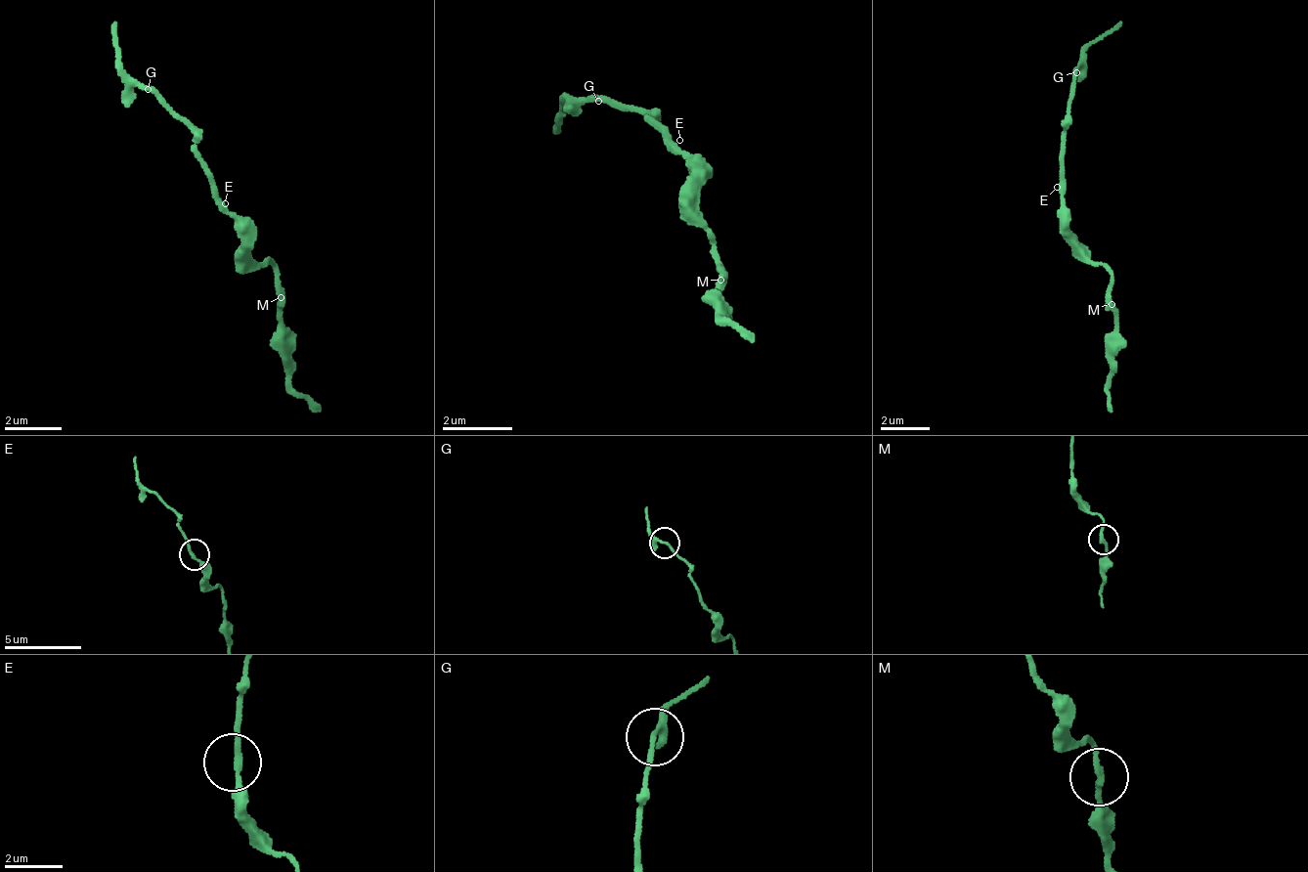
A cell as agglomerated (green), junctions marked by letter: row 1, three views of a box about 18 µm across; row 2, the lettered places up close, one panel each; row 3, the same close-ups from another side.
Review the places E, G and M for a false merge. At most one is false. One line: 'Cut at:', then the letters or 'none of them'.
Cut at: none of them

